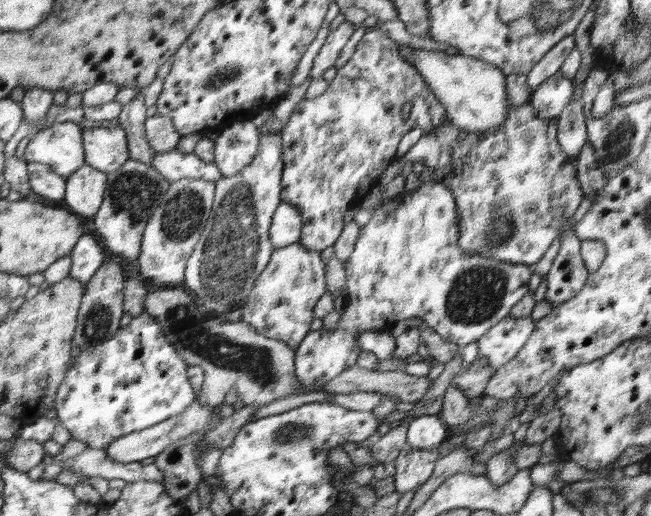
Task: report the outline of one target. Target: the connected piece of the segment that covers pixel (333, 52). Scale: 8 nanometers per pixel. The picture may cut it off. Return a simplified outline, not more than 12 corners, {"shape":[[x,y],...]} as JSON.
{"shape":[[347,20],[330,31],[316,54],[309,79],[334,67],[355,25]]}

